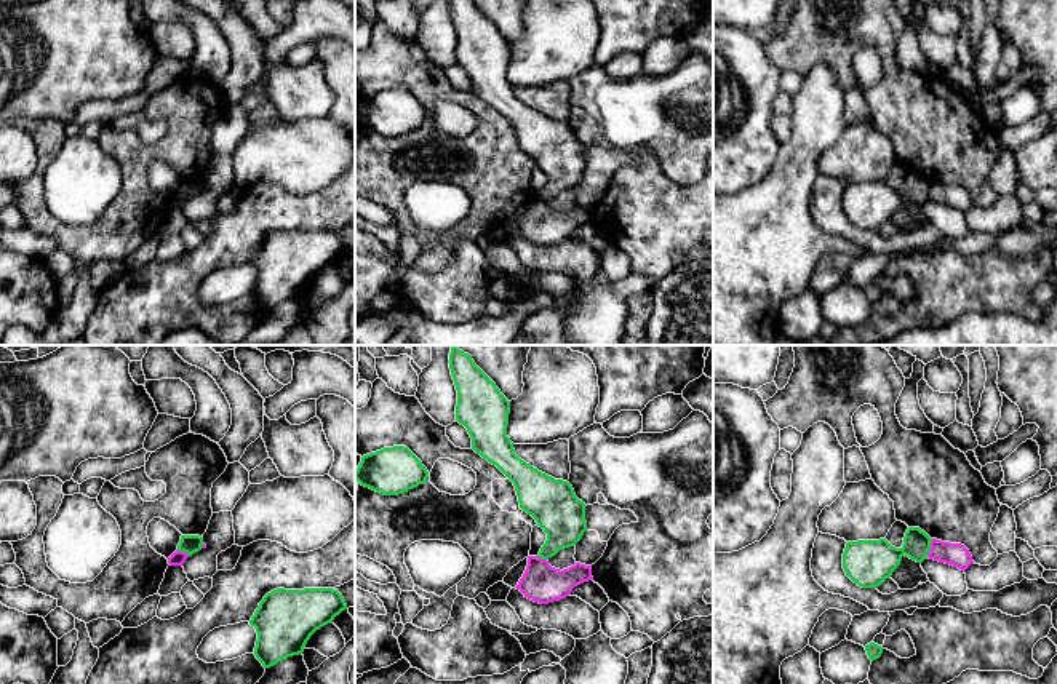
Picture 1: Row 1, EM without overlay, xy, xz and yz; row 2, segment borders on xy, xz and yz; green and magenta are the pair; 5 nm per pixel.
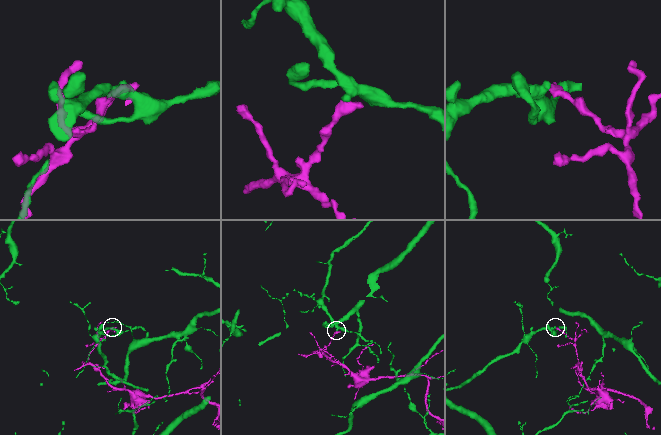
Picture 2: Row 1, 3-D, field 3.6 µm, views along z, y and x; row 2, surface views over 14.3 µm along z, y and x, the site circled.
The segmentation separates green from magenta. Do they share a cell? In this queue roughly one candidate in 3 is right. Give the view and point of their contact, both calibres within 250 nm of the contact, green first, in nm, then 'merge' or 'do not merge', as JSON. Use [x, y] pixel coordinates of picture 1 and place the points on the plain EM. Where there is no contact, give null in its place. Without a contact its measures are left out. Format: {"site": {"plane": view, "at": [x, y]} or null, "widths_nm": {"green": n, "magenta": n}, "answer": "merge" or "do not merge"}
{"site": {"plane": "yz", "at": [929, 190]}, "widths_nm": {"green": 170, "magenta": 120}, "answer": "do not merge"}

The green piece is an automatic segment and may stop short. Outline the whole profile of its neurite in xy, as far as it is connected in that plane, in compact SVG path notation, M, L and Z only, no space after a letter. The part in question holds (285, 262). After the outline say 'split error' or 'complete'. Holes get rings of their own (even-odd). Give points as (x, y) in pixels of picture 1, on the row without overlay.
M277 230L264 238L249 262L256 270L256 300L270 310L299 297L310 278L347 251L342 237L333 230Z; complete

